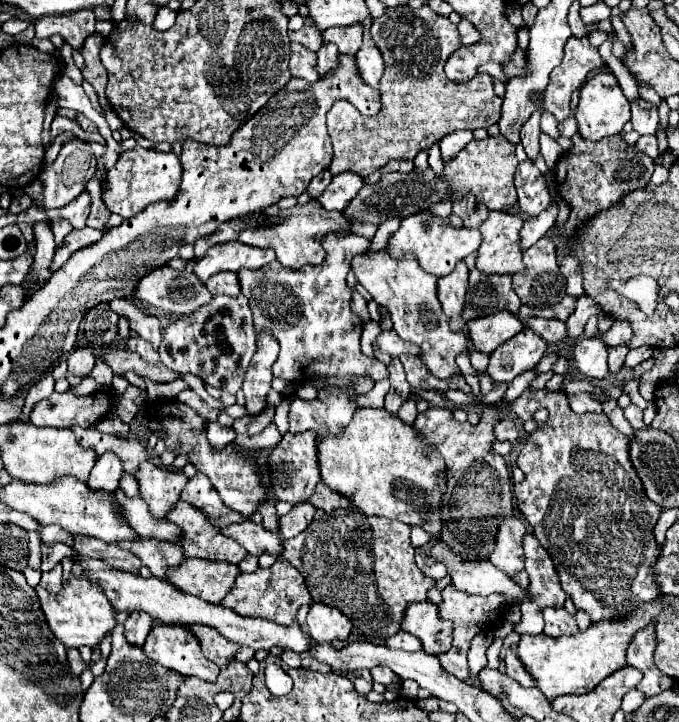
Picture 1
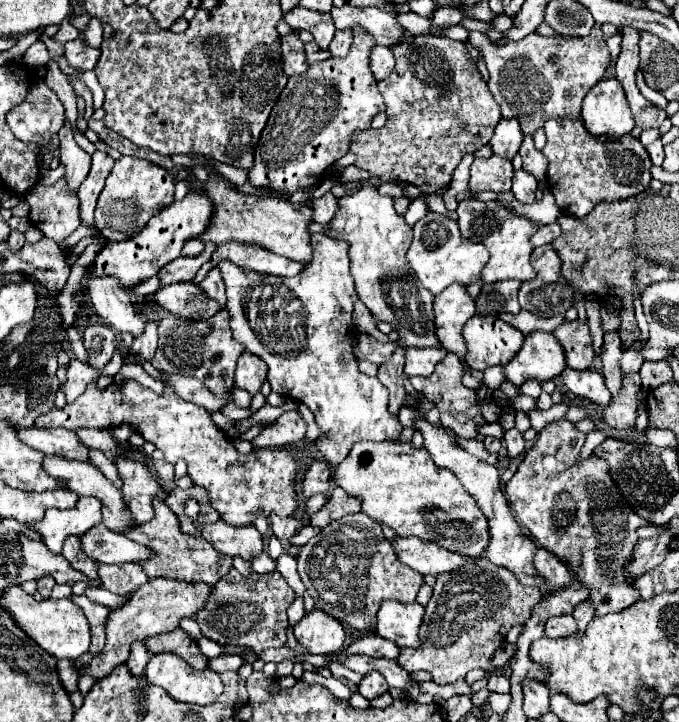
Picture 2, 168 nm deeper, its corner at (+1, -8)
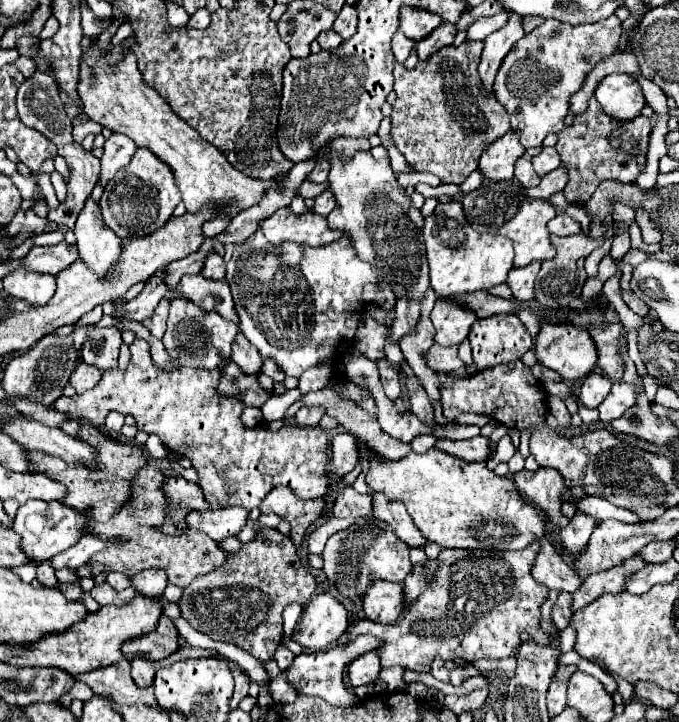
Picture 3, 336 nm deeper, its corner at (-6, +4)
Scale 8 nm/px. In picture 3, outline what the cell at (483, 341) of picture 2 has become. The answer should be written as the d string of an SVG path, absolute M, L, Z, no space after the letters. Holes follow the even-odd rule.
M495 314L489 318L477 318L469 332L469 342L473 348L473 362L477 370L487 370L503 362L515 362L527 350L533 348L531 334L515 314Z

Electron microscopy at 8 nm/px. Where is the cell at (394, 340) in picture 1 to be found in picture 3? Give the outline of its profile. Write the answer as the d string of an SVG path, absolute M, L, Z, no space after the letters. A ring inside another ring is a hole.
M433 344L427 352L425 352L425 362L431 370L437 372L455 372L457 368L463 368L463 360L457 356L457 348L459 346L441 346L441 344Z

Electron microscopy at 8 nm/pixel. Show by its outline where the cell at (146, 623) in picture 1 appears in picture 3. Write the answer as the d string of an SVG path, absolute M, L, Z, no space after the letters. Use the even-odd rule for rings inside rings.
M135 656L135 660L131 660L131 676L135 680L135 684L139 686L147 686L153 682L153 674L155 674L155 662L147 660L147 656Z

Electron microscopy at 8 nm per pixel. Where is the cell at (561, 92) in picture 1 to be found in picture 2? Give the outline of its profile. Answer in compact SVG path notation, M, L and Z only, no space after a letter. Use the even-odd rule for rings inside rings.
M596 24L592 28L592 32L584 38L562 38L562 36L546 38L546 36L538 36L538 34L528 34L524 40L518 40L516 44L496 46L494 42L490 42L490 38L486 34L470 32L470 42L484 56L484 62L490 72L488 88L490 88L494 100L498 102L502 116L506 120L512 120L512 118L518 120L524 136L534 136L534 132L538 128L544 128L546 120L550 120L550 118L572 118L572 120L578 118L586 92L604 78L606 70L612 64L600 24Z

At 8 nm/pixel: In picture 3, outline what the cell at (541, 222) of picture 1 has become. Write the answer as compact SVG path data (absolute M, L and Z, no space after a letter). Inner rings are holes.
M557 214L551 222L549 222L549 232L555 234L555 236L571 236L571 234L577 234L581 232L581 226L567 214Z

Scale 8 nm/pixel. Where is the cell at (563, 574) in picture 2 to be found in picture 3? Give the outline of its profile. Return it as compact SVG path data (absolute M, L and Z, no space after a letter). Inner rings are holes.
M577 512L571 520L569 526L565 526L561 532L559 532L559 540L561 540L561 548L565 554L569 556L575 556L579 554L587 540L591 538L591 532L595 530L597 522L589 516L589 514L583 514L583 512Z

